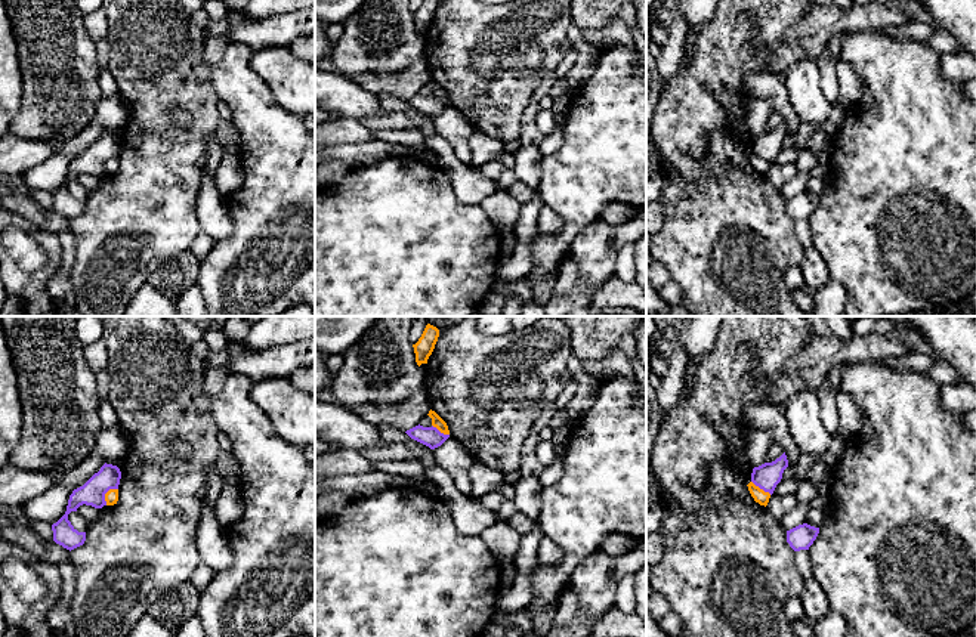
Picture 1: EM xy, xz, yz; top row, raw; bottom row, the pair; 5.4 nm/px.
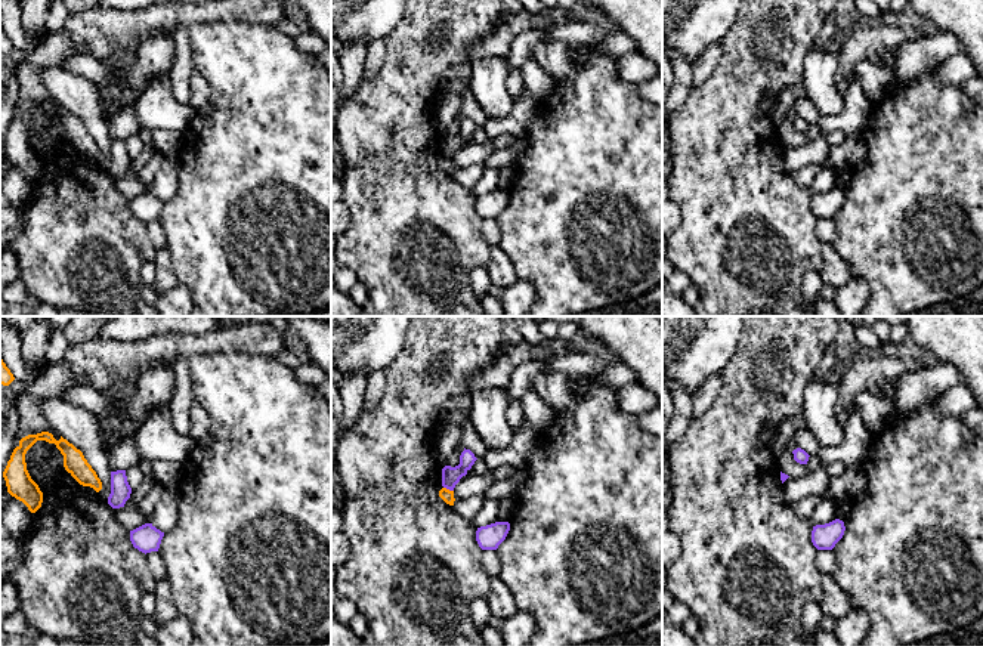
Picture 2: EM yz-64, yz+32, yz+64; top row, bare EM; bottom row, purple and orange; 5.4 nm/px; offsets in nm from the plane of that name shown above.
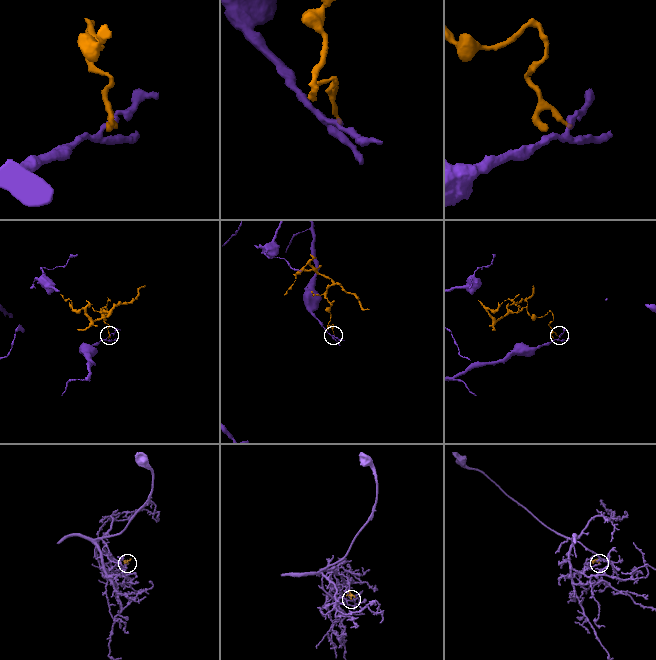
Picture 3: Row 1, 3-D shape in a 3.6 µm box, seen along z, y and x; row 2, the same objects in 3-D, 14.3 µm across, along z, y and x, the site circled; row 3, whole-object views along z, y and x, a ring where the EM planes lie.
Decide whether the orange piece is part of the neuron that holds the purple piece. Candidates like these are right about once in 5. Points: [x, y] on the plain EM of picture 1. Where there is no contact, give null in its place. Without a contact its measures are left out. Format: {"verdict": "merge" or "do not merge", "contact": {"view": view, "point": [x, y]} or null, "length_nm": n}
{"verdict": "do not merge", "contact": {"view": "xy", "point": [105, 161]}, "length_nm": 120}

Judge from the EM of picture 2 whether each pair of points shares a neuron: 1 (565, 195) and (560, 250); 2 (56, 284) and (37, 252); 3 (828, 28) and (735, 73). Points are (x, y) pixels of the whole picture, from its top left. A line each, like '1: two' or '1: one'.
1: one
2: one
3: two

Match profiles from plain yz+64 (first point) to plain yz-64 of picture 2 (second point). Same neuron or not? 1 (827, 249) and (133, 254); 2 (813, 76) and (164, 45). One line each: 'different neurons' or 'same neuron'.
1: different neurons
2: different neurons

